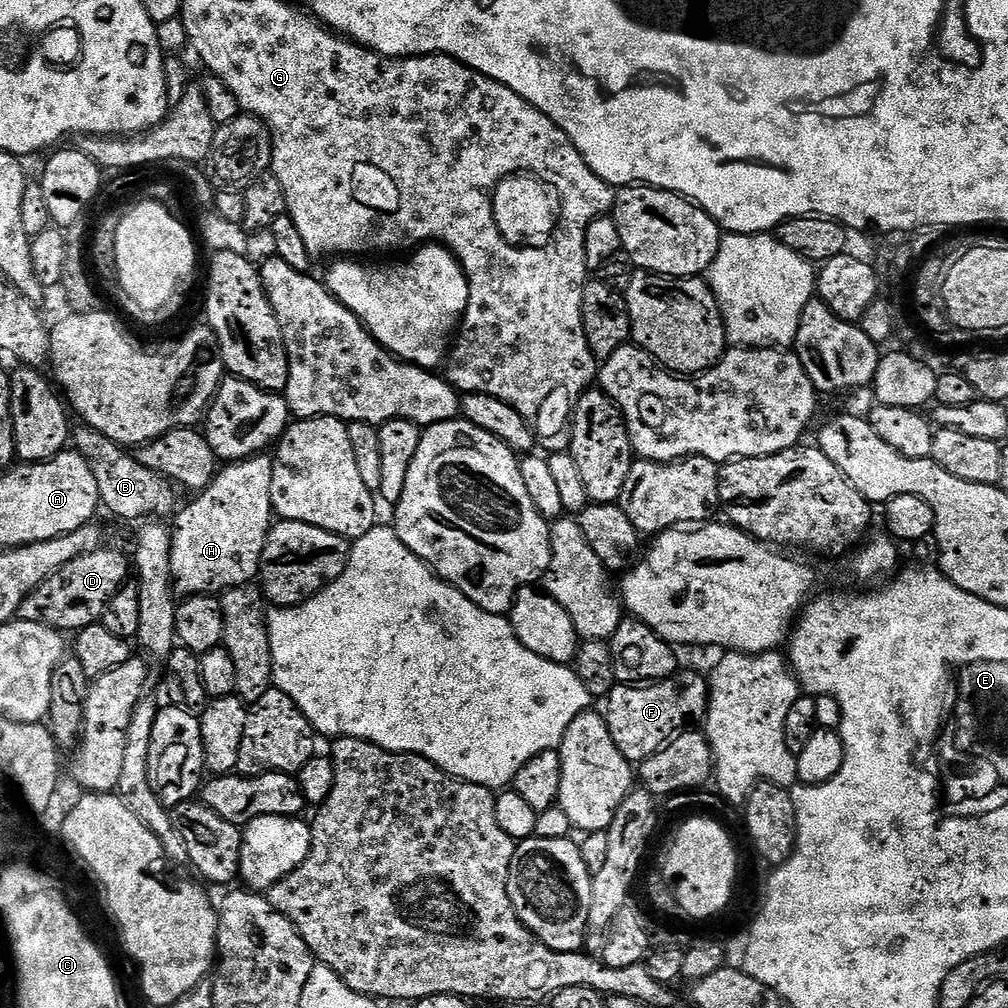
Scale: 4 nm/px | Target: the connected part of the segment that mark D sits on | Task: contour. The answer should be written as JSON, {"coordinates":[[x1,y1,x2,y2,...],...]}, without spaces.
{"coordinates":[[101,546,85,556,66,562,49,580,42,582,24,599,20,607,19,619,38,622,50,626,61,633,79,633,81,628,97,623,103,617,106,606,123,584,130,580,130,560,116,548]]}

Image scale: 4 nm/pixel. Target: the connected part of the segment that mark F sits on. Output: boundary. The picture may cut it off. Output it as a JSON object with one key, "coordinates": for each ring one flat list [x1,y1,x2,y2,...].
{"coordinates":[[683,672,670,676,666,680,657,680,643,686,617,684,608,693,606,697,608,729,614,738,614,746,618,746,620,753,630,762,642,762,646,758,650,758,660,751,669,740,693,726,699,725,705,719,708,713,709,681,703,675,700,677,696,672]]}

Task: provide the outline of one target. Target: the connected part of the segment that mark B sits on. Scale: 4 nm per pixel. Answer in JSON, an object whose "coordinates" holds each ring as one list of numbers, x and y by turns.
{"coordinates":[[80,426,80,429,77,432,75,429,74,432,74,448,82,458,86,458,90,470,94,470,94,482,98,482,101,505,105,509,108,507,118,519,140,522,145,518,168,518,177,511,177,489,172,481,139,464,131,451,106,438,106,434]]}

